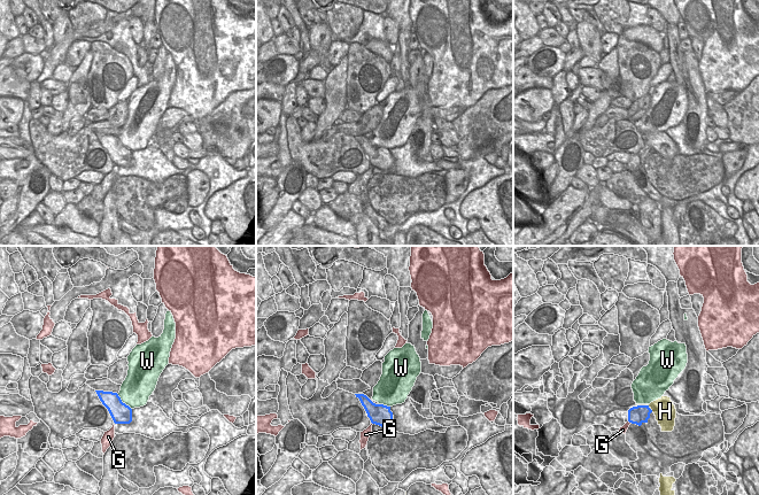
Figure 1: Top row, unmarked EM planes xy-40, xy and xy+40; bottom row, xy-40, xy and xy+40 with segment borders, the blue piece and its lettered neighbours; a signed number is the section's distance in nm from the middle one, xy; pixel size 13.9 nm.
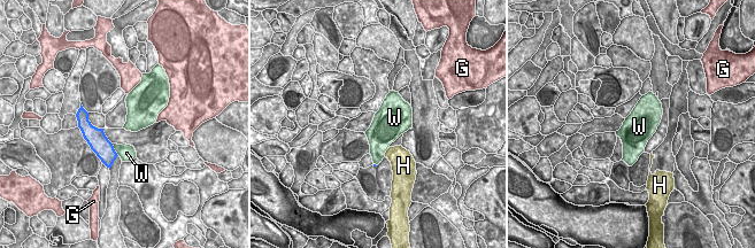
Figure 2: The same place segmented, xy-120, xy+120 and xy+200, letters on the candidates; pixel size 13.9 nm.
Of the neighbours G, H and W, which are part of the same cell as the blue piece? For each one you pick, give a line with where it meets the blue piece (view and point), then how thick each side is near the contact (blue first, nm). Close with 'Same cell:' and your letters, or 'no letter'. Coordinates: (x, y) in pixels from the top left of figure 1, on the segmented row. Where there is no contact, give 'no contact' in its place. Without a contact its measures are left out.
H: meets blue in xy+40 at (649, 408); 260 nm thick on the blue side, 300 nm on the other
Same cell: H

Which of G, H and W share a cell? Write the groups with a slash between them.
G / H / W

